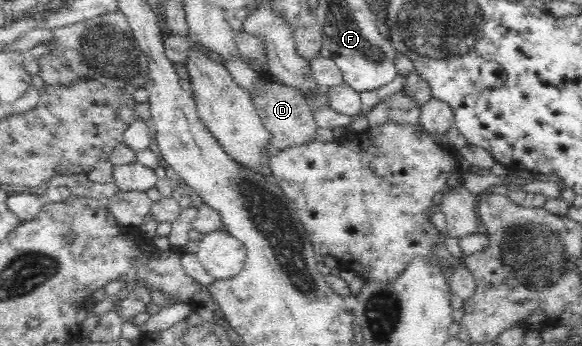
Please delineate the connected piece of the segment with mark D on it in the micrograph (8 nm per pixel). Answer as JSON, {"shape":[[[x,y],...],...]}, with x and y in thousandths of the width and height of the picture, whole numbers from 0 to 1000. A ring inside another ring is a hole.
{"shape":[[[467,234],[464,249],[457,246],[452,257],[450,269],[445,269],[445,263],[436,269],[433,292],[457,373],[467,387],[462,419],[486,434],[488,428],[522,419],[540,408],[543,373],[546,373],[538,338],[540,315],[524,298],[524,283],[517,275],[517,266],[510,263],[509,254]]]}

